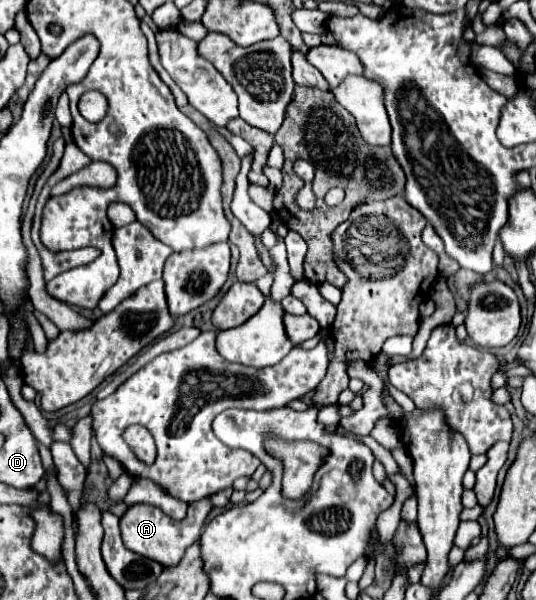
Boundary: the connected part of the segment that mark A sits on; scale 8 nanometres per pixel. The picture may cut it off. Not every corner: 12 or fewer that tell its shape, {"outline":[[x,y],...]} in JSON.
{"outline":[[211,498],[173,520],[151,504],[121,516],[123,544],[175,566],[201,538]]}

